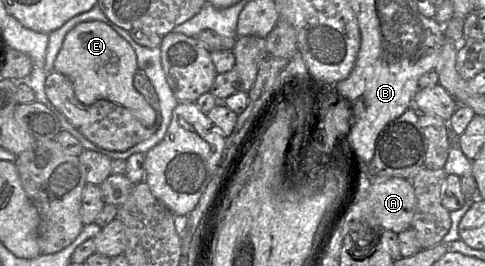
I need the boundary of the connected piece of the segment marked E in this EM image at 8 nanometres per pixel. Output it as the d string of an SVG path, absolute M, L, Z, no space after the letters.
M101 21L81 22L65 36L53 71L65 75L73 84L76 98L85 105L106 99L127 109L146 127L152 126L156 112L134 87L137 56L131 45Z

